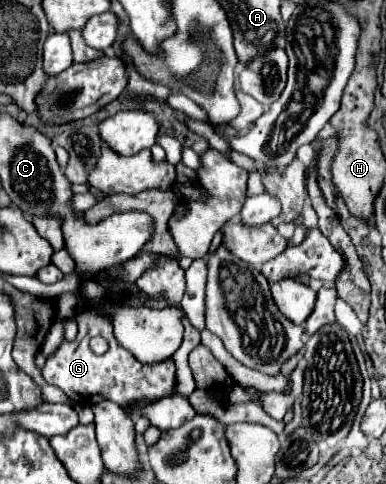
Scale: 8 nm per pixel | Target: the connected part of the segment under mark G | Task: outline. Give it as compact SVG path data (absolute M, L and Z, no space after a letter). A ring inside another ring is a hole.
M86 310L76 314L76 320L78 320L78 336L74 340L62 340L62 344L56 348L56 352L48 356L41 370L48 384L60 388L76 404L84 403L88 395L90 407L110 398L122 408L130 408L132 404L144 398L162 398L172 394L174 374L176 374L172 358L154 364L142 364L140 360L136 360L136 356L132 356L126 348L118 344L110 316ZM94 336L106 338L106 342L110 344L106 354L98 356L90 350L90 340Z

